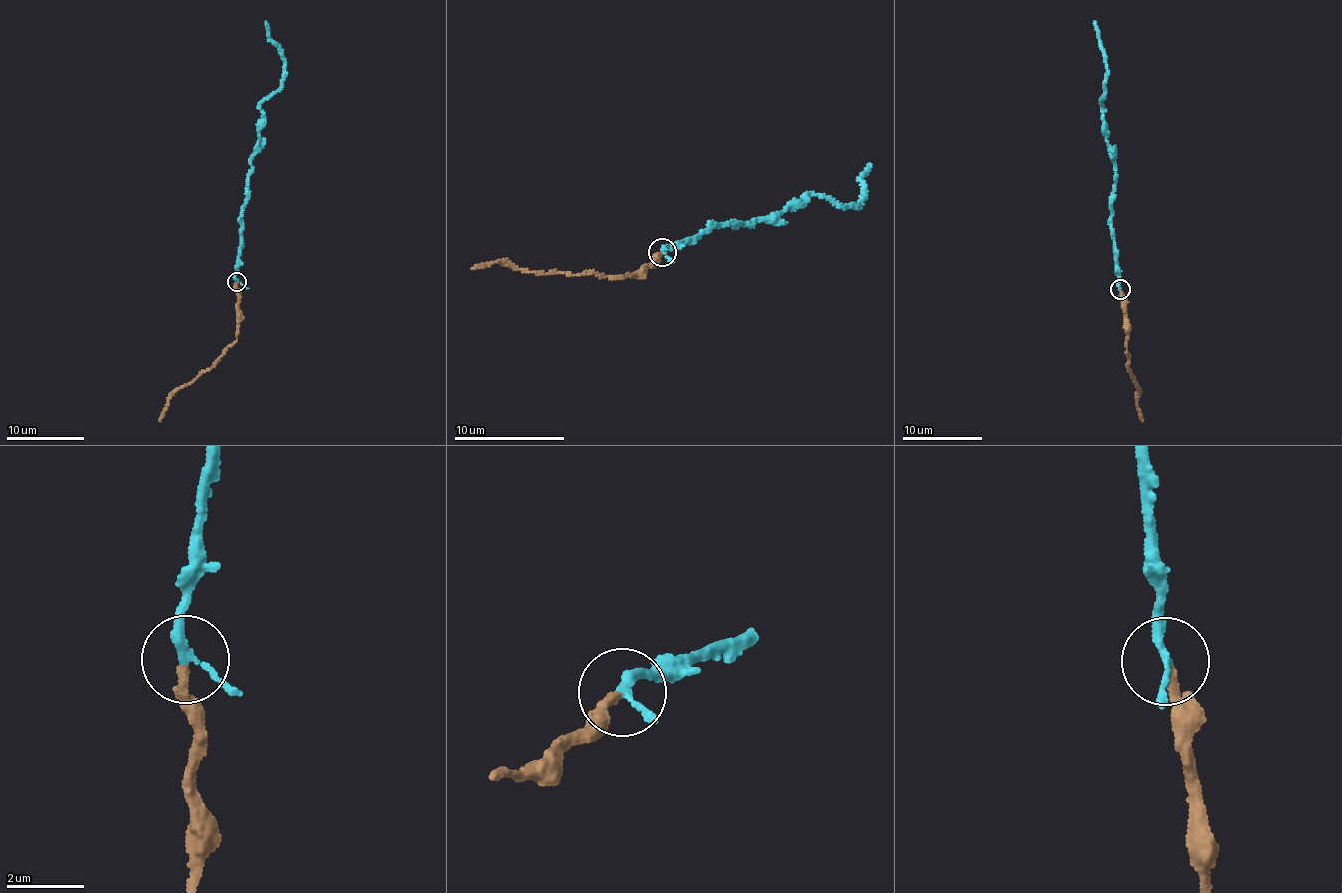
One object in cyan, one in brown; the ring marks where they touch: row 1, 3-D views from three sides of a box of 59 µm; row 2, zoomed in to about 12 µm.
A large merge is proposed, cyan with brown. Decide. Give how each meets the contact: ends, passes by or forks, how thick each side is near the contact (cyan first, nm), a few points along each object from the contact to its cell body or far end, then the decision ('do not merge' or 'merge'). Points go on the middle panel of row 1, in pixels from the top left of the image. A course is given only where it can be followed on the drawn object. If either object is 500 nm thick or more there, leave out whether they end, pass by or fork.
cyan passes by; brown ends there; 190 nm thick on the cyan side, 200 nm on the other; cyan runs (661, 253), (718, 223), (773, 217), (808, 195), (857, 205), (866, 198), (861, 180), (869, 163); brown runs (661, 253), (633, 276), (624, 278), (592, 273), (523, 272), (500, 261), (471, 269); merge

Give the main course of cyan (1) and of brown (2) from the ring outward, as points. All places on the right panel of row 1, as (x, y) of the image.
1: (1120, 290), (1110, 208), (1116, 162), (1113, 150), (1105, 139), (1099, 101), (1104, 95), (1107, 72), (1094, 21)
2: (1120, 290), (1128, 335), (1128, 366), (1140, 389), (1136, 400), (1143, 421)

